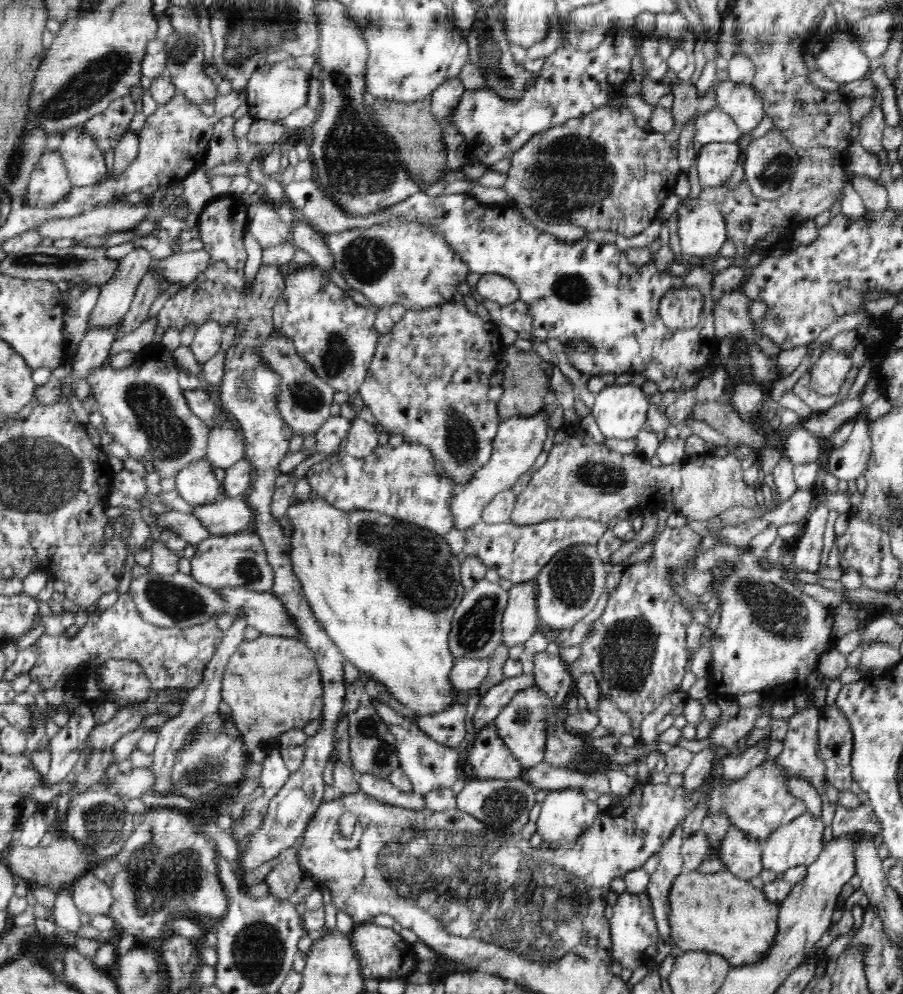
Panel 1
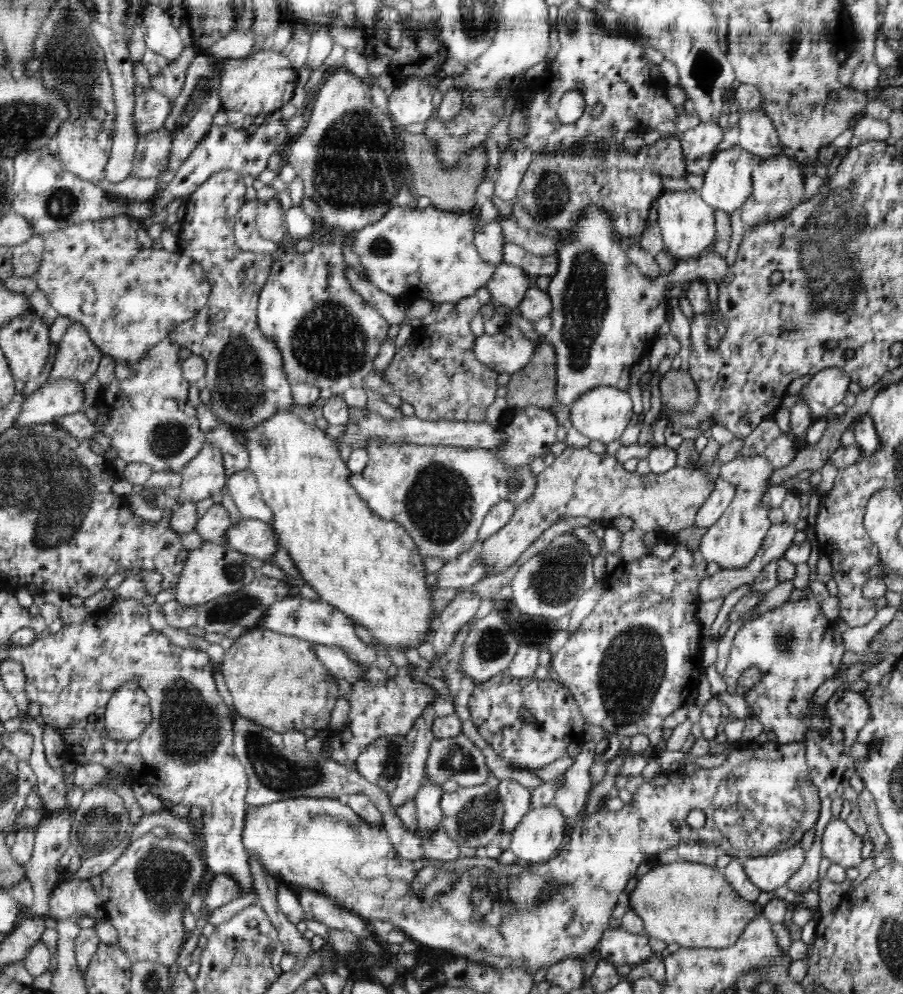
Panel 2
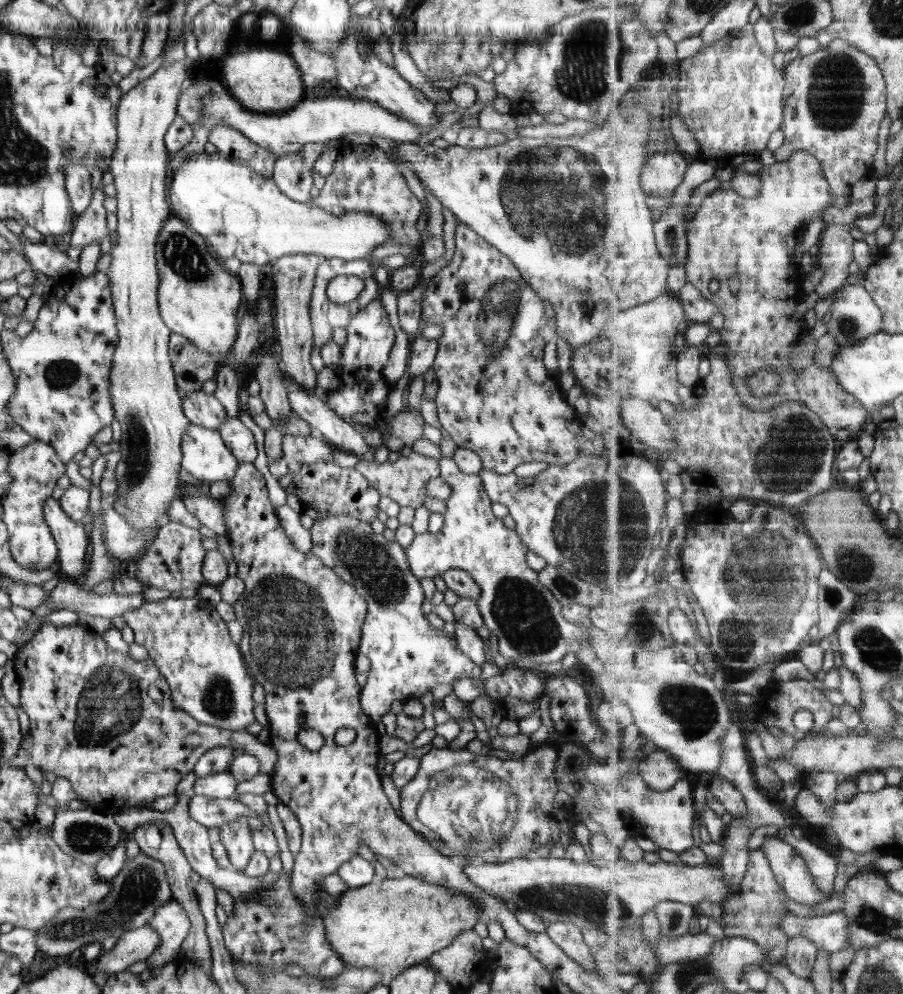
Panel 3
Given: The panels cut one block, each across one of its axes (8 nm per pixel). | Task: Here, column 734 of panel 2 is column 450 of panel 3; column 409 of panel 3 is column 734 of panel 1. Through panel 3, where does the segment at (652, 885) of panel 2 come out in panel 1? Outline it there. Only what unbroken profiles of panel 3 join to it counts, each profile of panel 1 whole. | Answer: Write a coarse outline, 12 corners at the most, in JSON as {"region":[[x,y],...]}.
{"region":[[728,870],[680,872],[677,948],[731,967],[766,956],[779,902]]}

